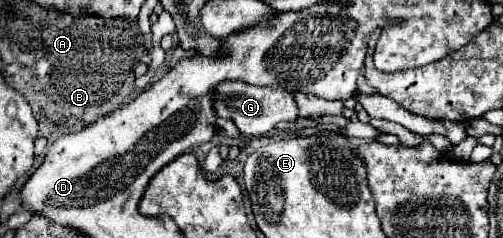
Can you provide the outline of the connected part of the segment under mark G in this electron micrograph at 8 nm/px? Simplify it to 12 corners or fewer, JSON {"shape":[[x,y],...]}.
{"shape":[[241,80],[215,86],[215,114],[243,136],[297,120],[285,88]]}

